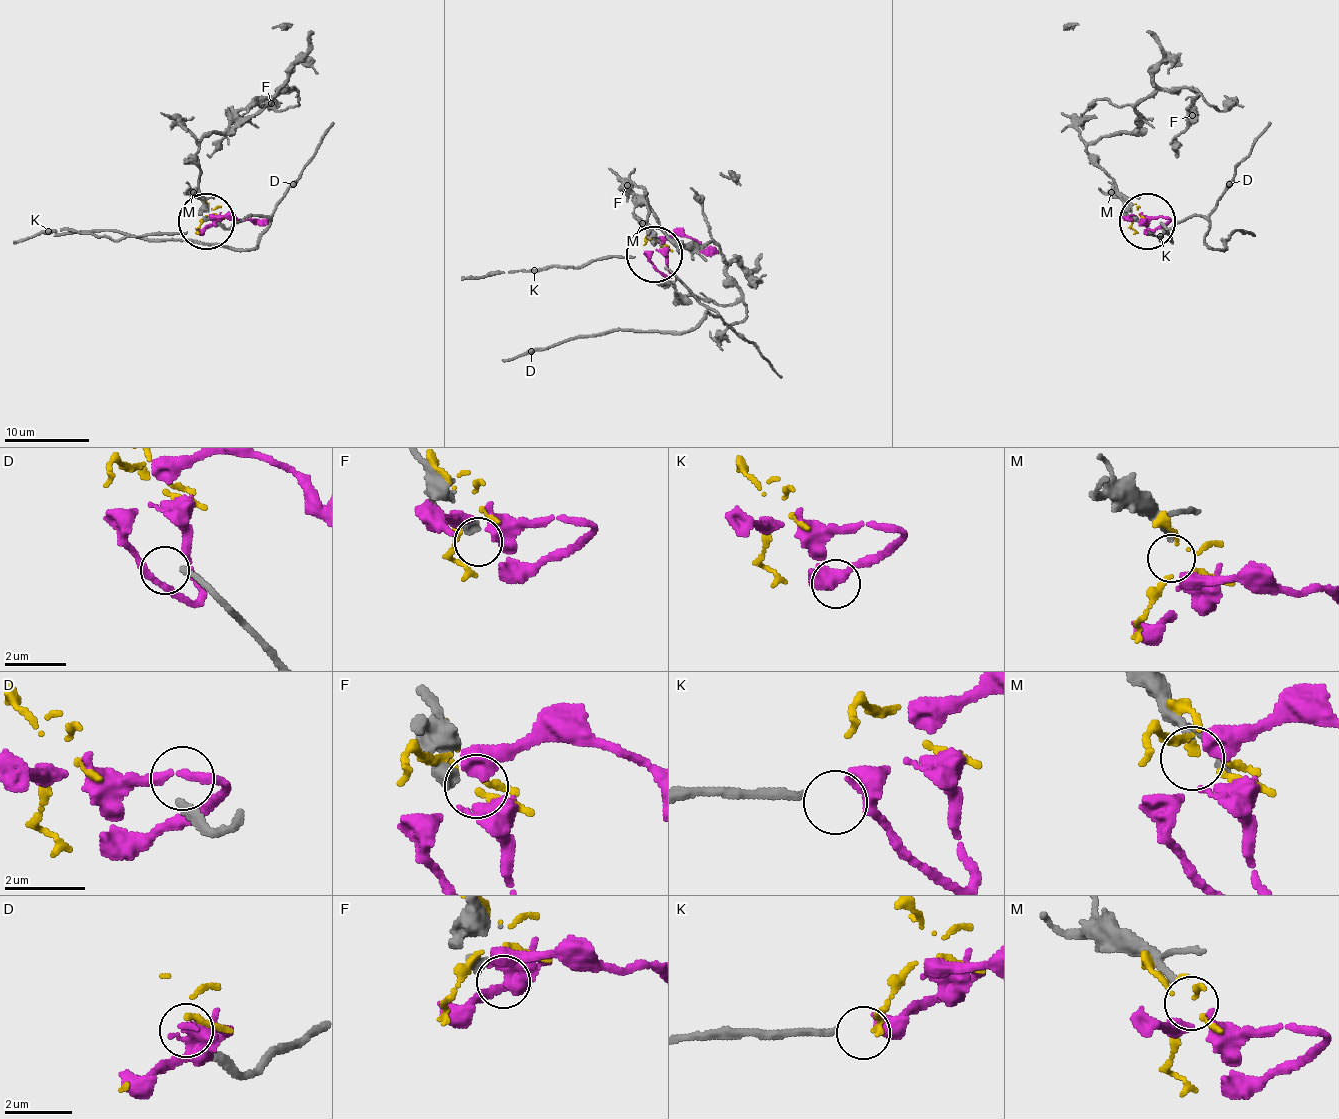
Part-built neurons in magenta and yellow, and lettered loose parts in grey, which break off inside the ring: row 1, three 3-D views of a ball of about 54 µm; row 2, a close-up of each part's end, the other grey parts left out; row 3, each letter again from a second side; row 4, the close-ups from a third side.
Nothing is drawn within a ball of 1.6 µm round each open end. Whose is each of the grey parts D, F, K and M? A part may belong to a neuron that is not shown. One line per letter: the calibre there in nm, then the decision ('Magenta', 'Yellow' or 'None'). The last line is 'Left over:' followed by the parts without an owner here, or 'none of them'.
D: Thickness 220 nm. None
F: Thickness 320 nm. None
K: Thickness 200 nm. Magenta
M: Thickness 140 nm. None
Left over: D, F, M

